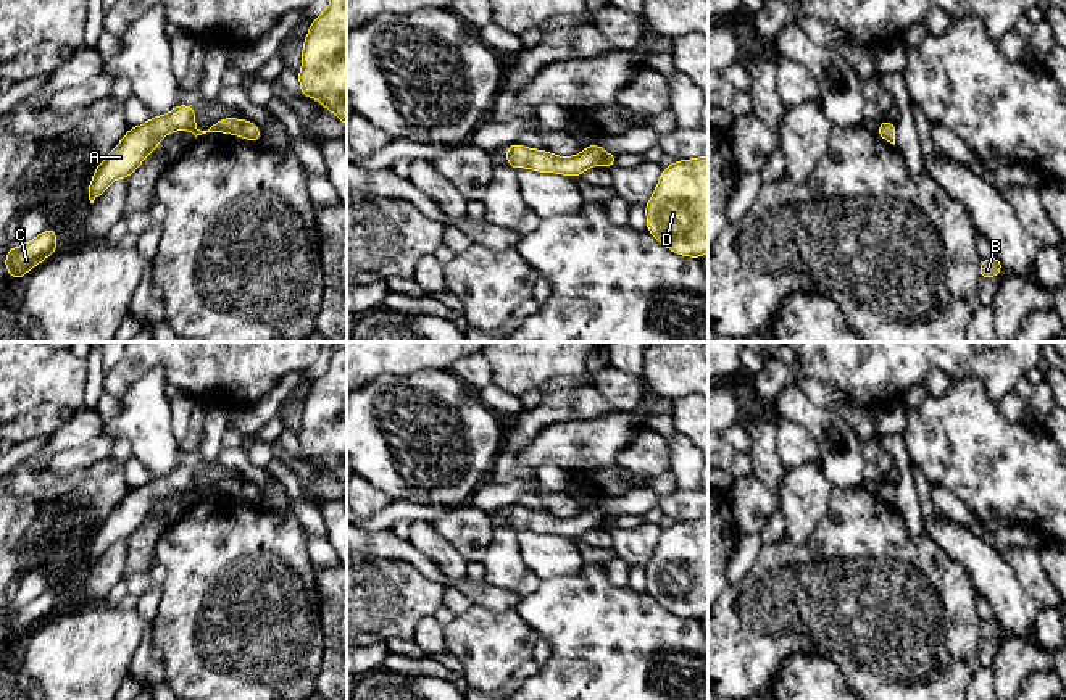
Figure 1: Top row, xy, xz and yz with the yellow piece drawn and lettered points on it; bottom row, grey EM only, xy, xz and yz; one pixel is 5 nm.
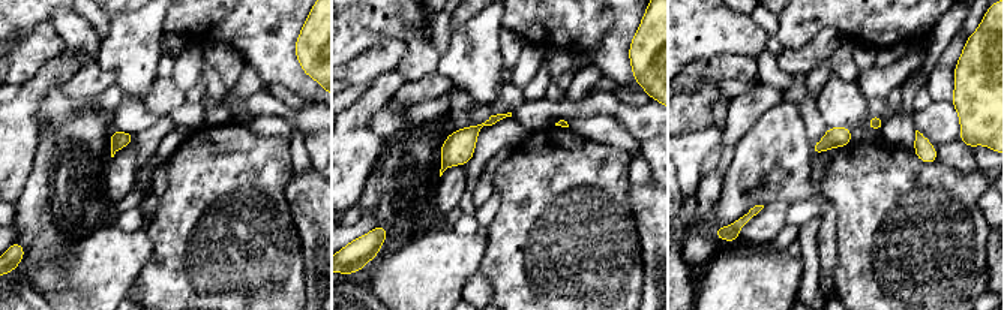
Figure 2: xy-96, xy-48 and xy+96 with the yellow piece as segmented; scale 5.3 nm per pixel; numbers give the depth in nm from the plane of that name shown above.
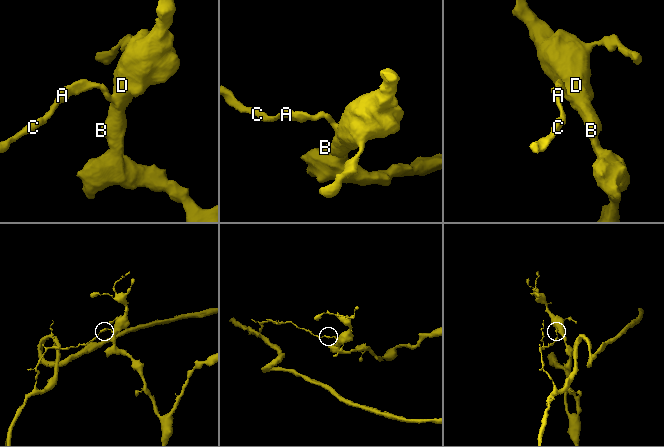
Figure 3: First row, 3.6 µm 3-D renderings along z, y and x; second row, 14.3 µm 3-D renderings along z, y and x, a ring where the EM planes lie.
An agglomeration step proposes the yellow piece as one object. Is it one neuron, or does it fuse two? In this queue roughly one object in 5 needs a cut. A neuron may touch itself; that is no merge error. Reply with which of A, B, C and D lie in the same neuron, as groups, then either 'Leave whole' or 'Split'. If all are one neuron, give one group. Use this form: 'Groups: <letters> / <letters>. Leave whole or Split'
Groups: A C / B D. Split

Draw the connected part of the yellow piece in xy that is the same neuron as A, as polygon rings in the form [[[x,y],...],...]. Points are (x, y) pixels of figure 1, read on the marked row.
[[[177,105],[166,115],[152,116],[145,124],[131,127],[110,155],[95,168],[87,189],[90,203],[100,197],[115,179],[127,179],[148,156],[160,147],[160,140],[174,131],[190,131],[195,137],[206,132],[223,132],[239,135],[244,121],[239,118],[223,118],[208,131],[195,126],[195,108]]]

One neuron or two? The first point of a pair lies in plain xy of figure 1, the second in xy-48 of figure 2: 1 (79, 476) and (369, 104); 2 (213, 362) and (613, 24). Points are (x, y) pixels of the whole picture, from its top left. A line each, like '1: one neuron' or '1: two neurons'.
1: two neurons
2: one neuron

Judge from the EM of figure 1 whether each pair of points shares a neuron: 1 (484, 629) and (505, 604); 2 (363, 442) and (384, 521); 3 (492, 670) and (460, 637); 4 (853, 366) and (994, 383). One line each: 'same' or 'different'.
1: different
2: different
3: same
4: same

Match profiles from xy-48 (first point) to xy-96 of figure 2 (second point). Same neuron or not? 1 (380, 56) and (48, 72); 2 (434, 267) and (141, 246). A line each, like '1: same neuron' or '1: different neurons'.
1: different neurons
2: same neuron

